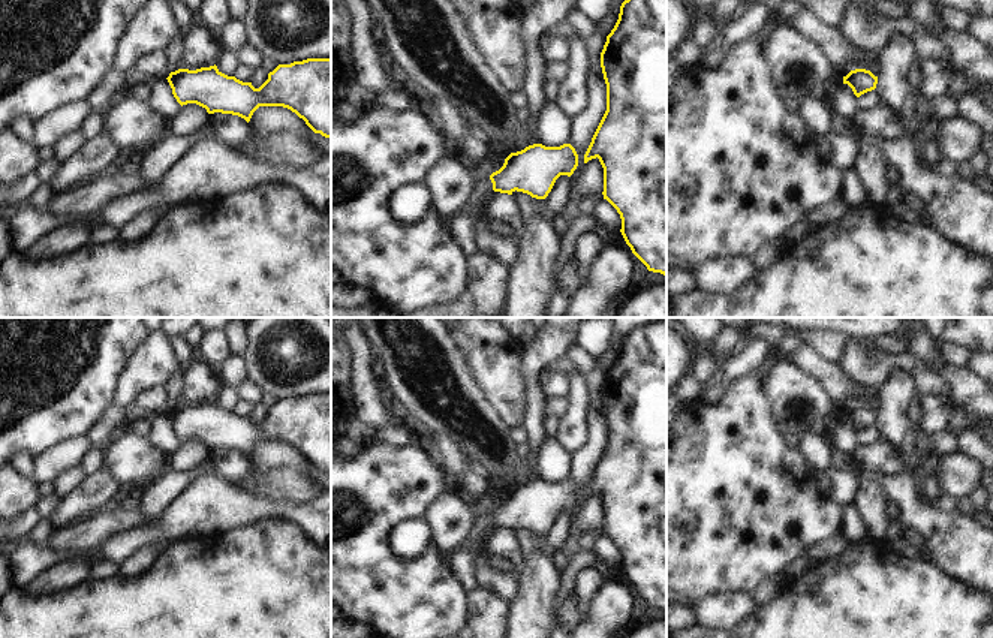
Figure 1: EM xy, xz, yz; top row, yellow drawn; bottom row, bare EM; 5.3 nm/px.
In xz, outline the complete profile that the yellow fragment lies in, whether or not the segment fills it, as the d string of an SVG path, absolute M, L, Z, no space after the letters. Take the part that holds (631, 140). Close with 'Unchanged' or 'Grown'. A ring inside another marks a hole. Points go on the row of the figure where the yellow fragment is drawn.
M625 0L620 6L619 19L607 36L601 52L601 67L607 84L607 111L584 154L584 163L599 159L604 168L604 199L620 214L622 235L632 253L647 267L649 271L666 276L666 0Z. Unchanged.

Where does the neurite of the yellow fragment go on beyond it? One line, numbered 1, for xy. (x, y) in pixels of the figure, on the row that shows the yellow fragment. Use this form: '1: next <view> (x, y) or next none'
1: next none

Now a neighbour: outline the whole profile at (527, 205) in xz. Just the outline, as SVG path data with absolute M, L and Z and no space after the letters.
M512 192L515 201L517 201L517 208L520 213L520 220L523 225L529 222L532 216L535 216L545 204L542 199L532 198L527 193L523 192Z

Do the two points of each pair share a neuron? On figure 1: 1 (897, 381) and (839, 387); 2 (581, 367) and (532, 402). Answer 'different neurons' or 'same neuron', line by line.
1: different neurons
2: different neurons

